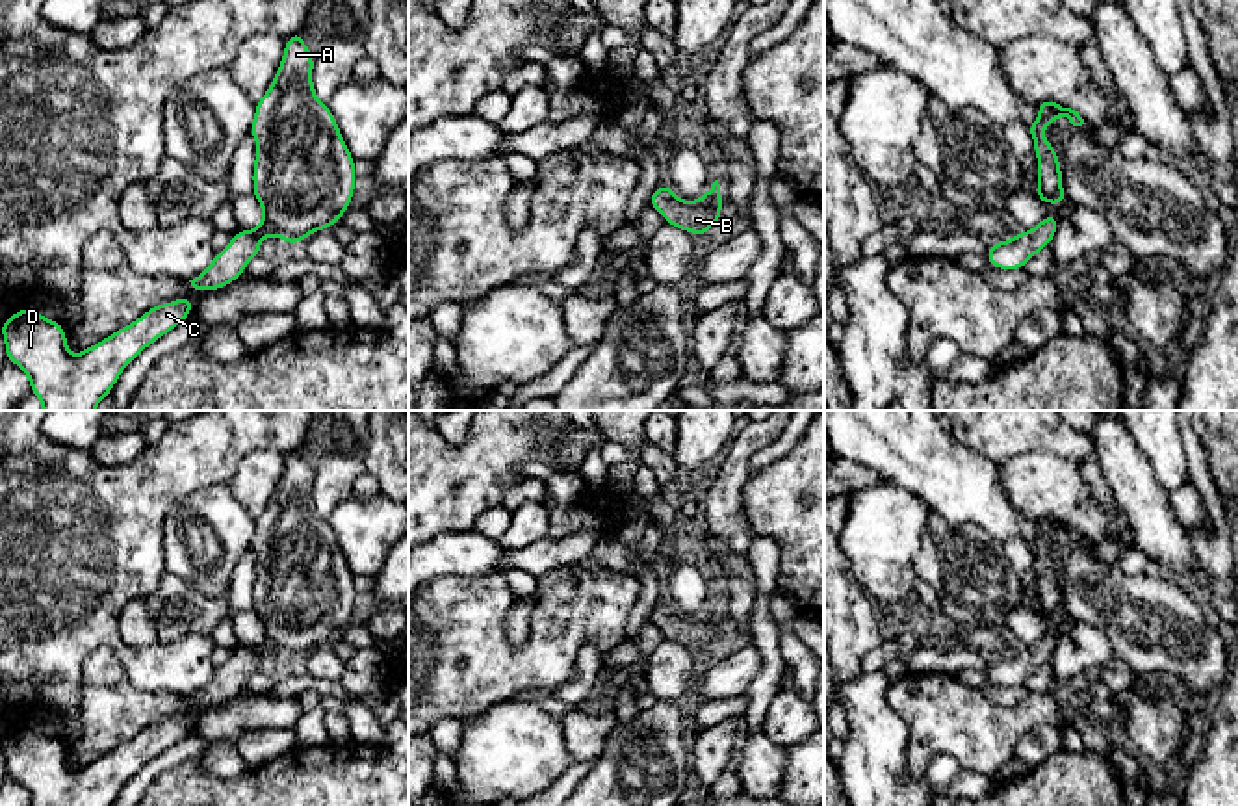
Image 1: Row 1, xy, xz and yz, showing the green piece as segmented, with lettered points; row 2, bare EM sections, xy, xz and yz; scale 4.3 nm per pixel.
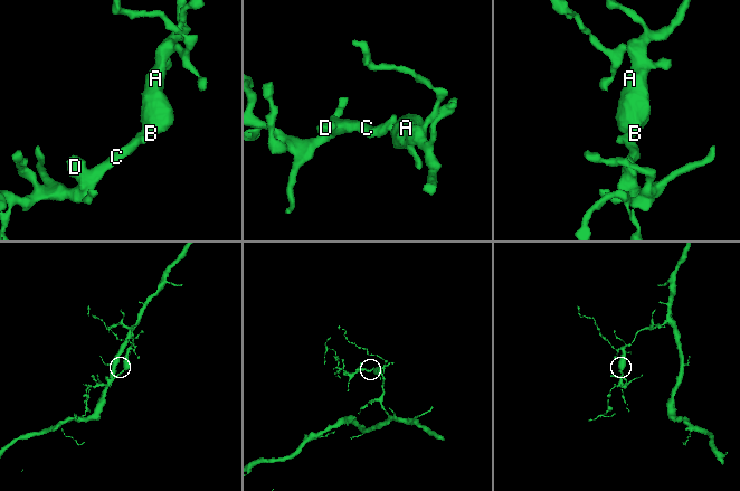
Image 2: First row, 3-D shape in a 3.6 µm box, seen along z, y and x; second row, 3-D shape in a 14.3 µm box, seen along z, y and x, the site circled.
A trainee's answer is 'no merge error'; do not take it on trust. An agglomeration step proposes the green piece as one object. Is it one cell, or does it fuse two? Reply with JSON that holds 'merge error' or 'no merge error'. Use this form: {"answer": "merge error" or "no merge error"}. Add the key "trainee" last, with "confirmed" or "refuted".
{"answer": "no merge error", "trainee": "confirmed"}

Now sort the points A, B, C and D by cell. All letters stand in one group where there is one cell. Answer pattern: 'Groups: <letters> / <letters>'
Groups: A B C D

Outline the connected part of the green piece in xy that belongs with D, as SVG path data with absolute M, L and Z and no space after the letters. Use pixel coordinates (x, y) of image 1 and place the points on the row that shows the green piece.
M191 297L156 305L80 355L69 353L61 323L24 306L0 325L6 358L26 371L43 410L95 410L121 371L145 347L184 323L193 305Z

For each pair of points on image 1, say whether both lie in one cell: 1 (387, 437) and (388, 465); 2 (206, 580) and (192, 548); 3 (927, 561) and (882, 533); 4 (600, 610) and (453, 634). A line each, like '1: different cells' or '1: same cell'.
1: same cell
2: same cell
3: different cells
4: same cell

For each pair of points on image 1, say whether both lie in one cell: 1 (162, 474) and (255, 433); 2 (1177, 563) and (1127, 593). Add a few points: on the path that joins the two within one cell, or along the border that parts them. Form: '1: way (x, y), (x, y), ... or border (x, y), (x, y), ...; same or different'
1: way (184, 461), (219, 439), (232, 439); same
2: border (1166, 574), (1177, 580); different

